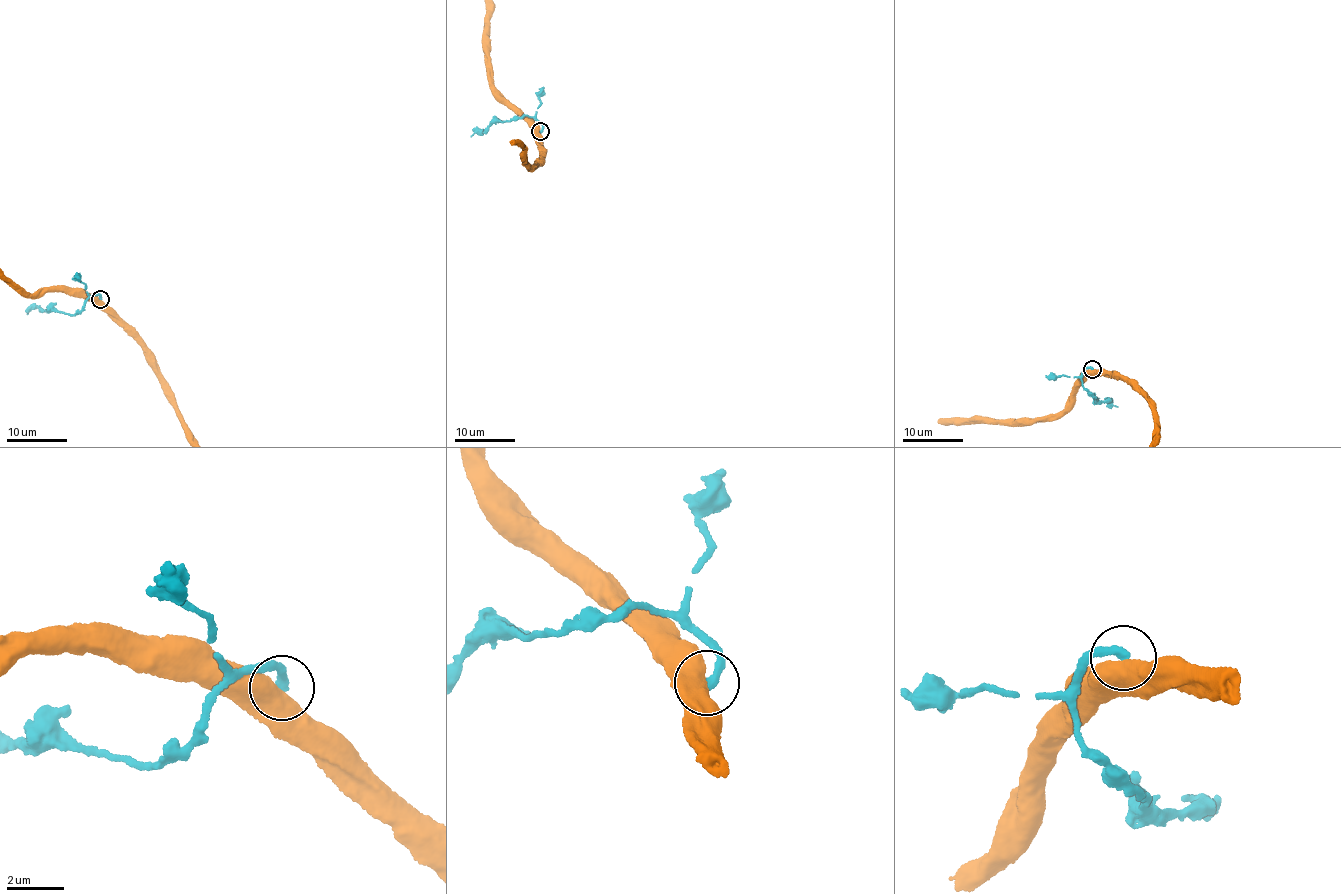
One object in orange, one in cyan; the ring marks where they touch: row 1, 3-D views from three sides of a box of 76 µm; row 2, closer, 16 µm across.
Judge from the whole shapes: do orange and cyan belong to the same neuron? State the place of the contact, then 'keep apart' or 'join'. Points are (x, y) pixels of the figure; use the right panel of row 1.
(1092, 369) | keep apart

